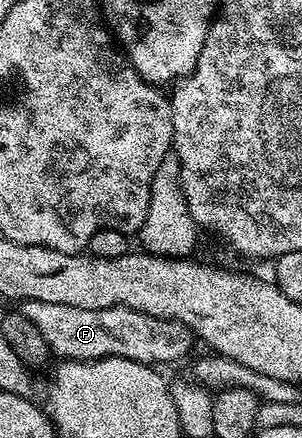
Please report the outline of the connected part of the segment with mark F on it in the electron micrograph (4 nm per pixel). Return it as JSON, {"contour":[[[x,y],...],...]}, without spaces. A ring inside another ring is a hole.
{"contour":[[[24,300],[20,302],[19,310],[38,327],[43,339],[49,344],[50,354],[67,361],[122,357],[144,365],[162,367],[168,361],[187,356],[189,348],[195,345],[193,334],[183,323],[155,319],[122,305],[103,311],[83,311],[79,307],[63,307],[63,303]]]}

